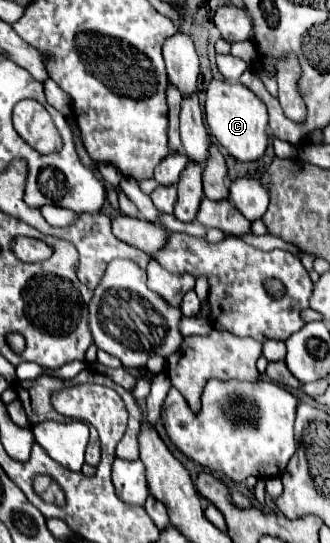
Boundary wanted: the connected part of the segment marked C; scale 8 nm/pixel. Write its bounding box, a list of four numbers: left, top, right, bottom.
[206,79,268,161]

